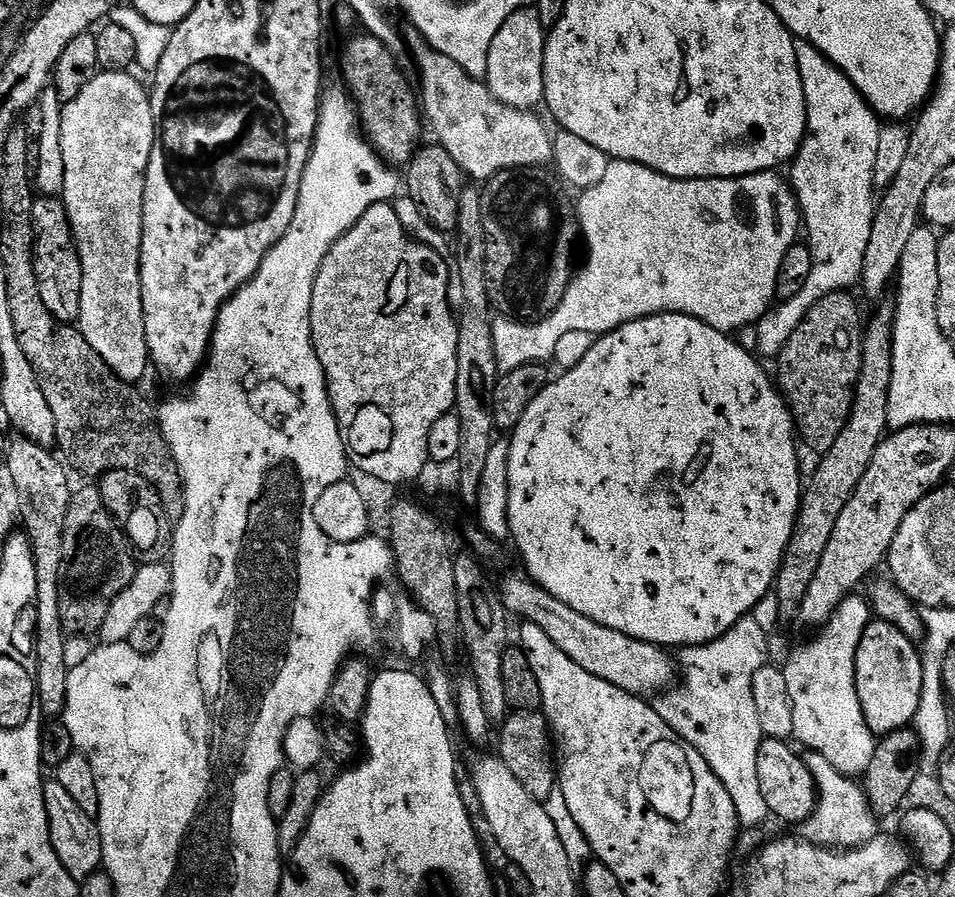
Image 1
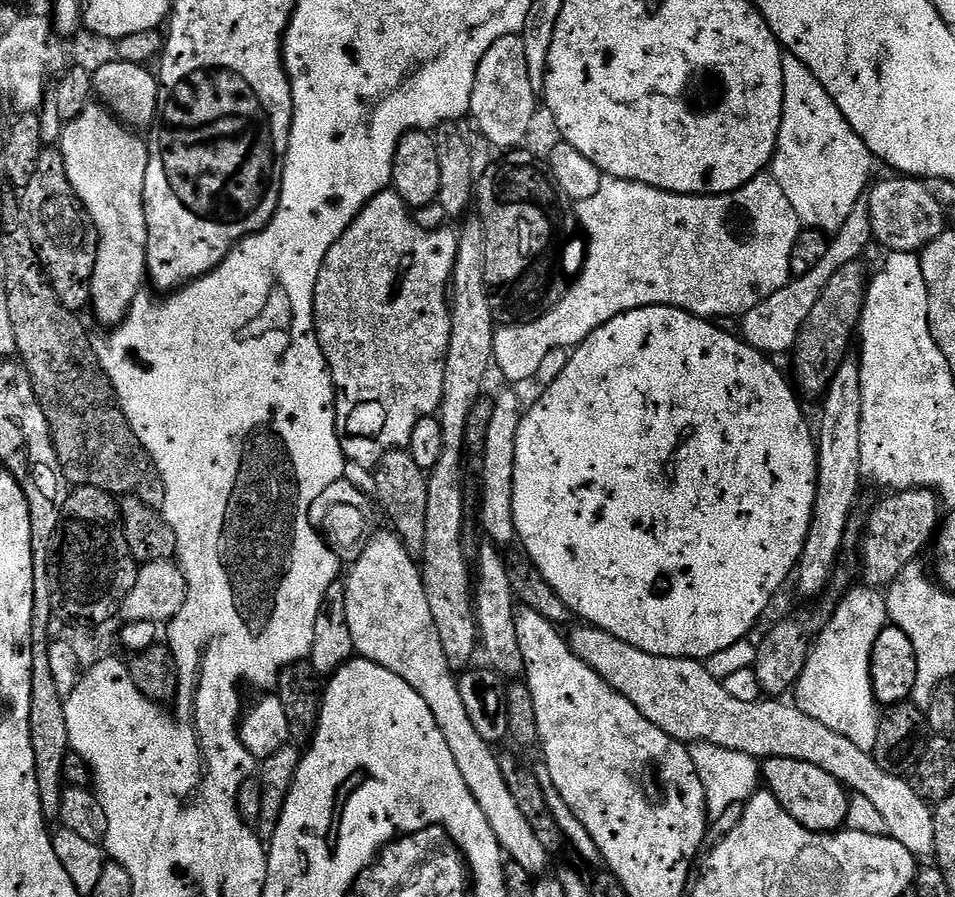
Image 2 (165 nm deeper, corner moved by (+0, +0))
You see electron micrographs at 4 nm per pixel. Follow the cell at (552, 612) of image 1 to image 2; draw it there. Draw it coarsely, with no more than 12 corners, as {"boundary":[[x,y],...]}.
{"boundary":[[581,623],[572,652],[681,742],[826,770],[931,857],[912,784],[795,703]]}

